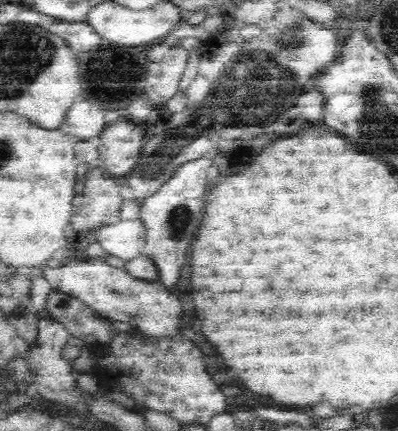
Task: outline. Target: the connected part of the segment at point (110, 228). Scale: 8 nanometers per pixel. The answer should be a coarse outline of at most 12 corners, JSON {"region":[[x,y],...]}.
{"region":[[121,219],[94,233],[110,257],[128,262],[142,254],[141,219]]}

